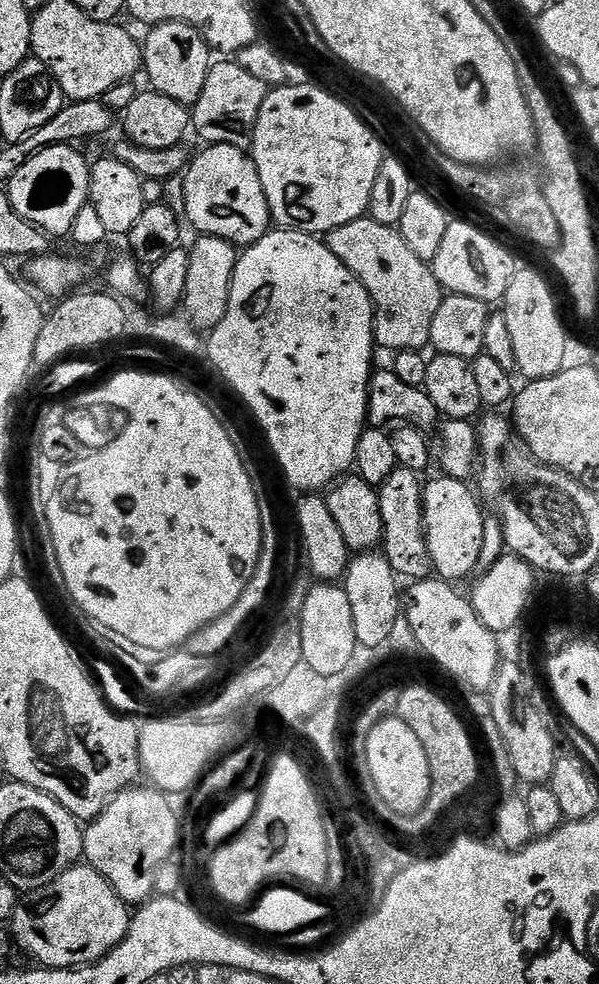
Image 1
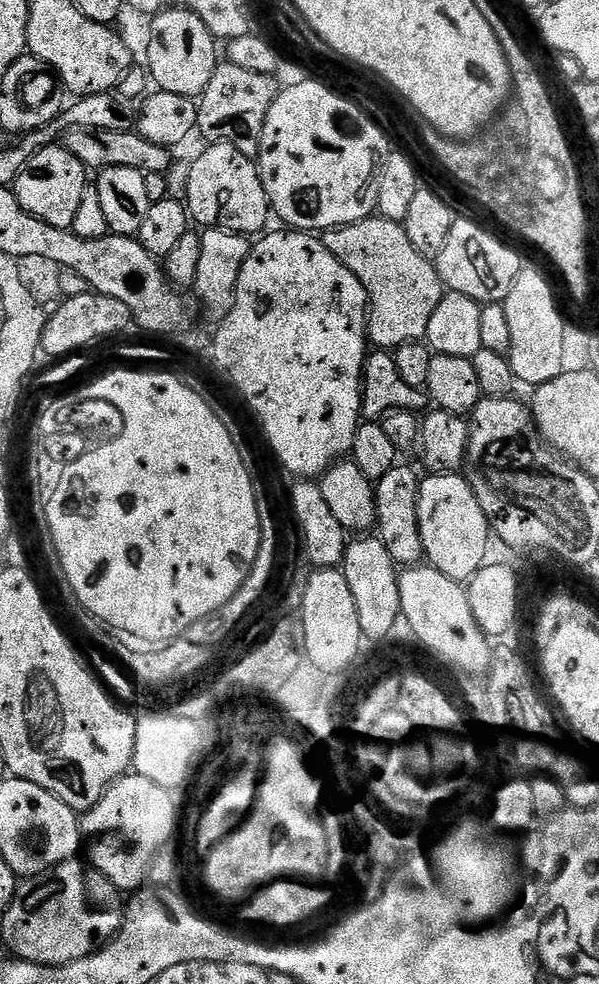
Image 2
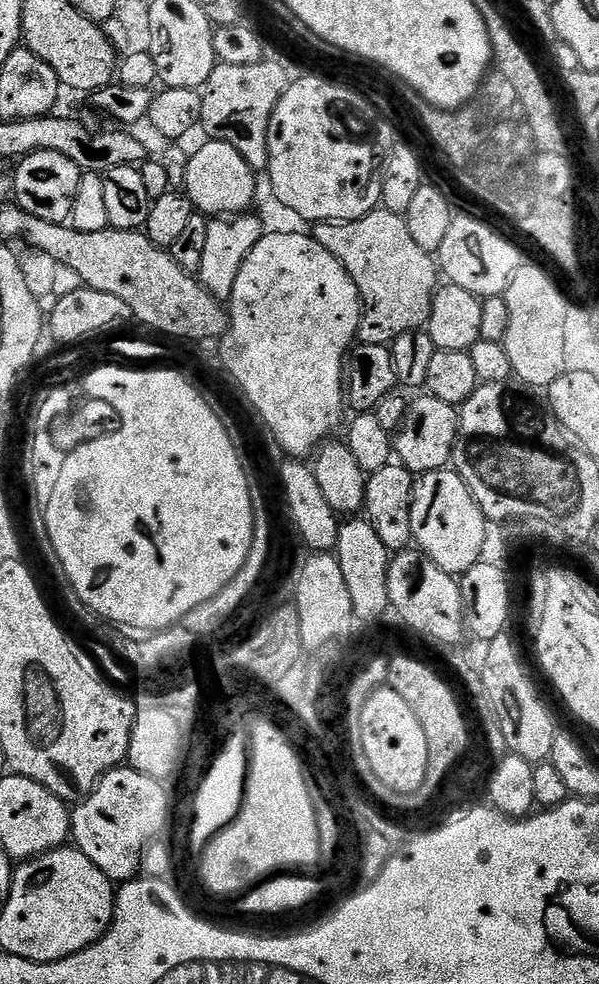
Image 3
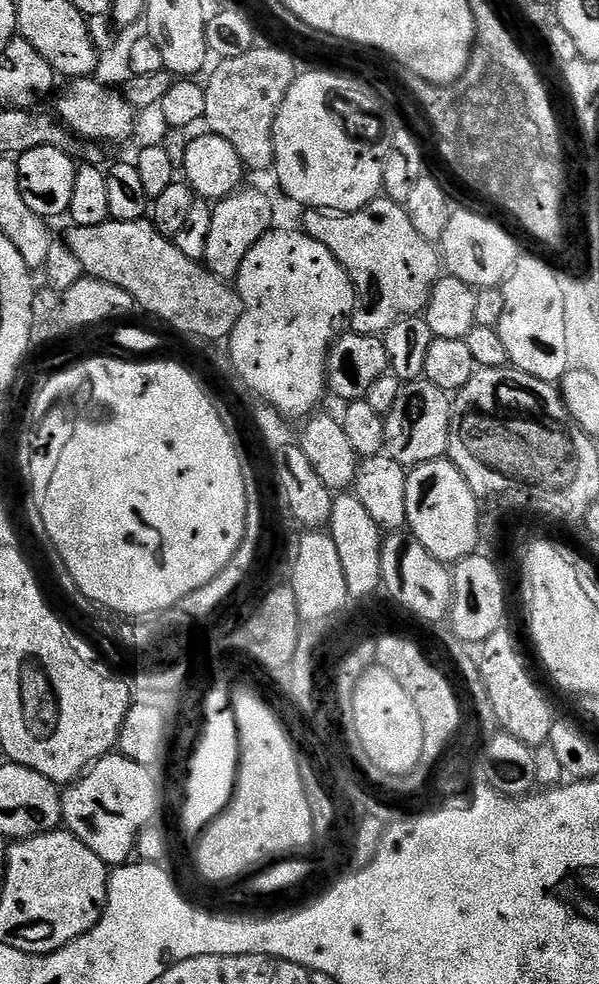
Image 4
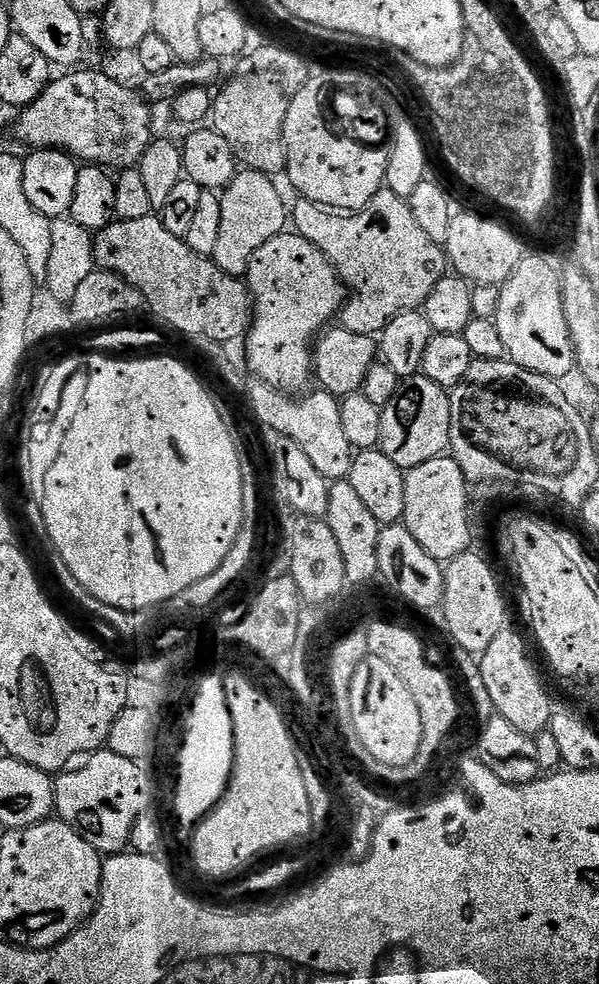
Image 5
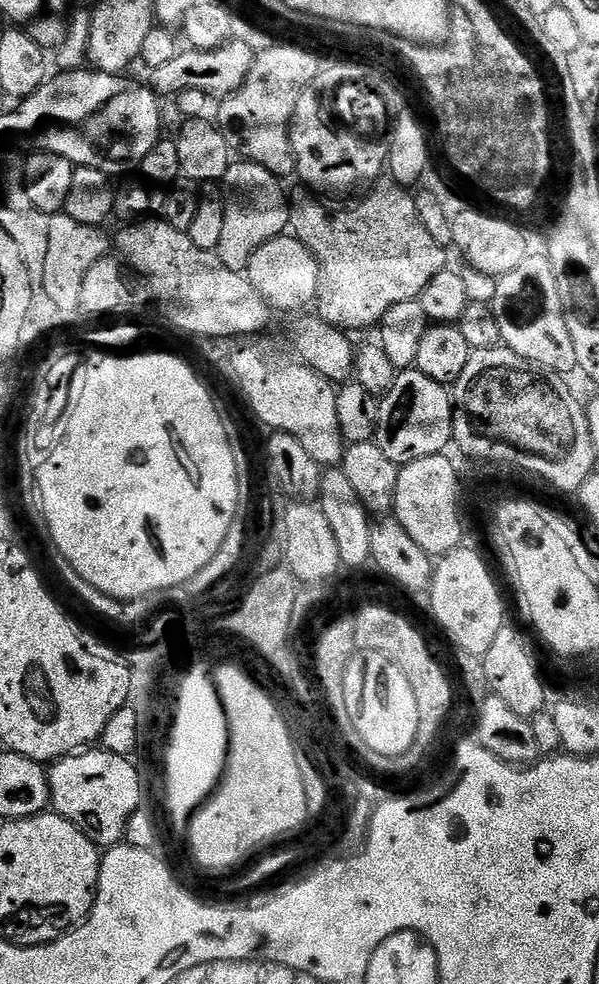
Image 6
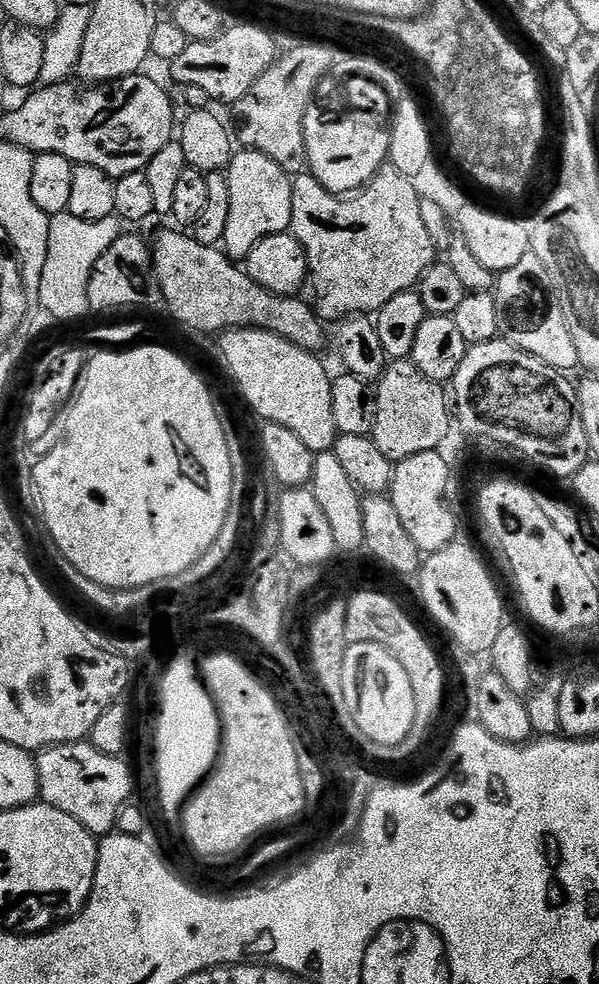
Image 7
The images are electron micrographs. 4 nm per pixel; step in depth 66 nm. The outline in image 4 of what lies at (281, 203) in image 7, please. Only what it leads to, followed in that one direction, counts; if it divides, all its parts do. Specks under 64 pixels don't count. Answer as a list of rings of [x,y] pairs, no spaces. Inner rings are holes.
[[[241,187],[225,200],[215,201],[210,222],[210,238],[206,241],[203,263],[214,275],[225,282],[235,281],[246,254],[254,247],[254,242],[267,232],[273,231],[272,200],[256,188]]]

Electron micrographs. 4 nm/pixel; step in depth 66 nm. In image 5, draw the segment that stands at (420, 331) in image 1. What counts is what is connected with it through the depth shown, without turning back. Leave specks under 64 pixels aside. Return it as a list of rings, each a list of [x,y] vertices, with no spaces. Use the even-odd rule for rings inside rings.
[[[386,186],[380,189],[380,193],[361,212],[353,212],[351,214],[337,214],[335,211],[323,208],[321,204],[315,204],[303,198],[297,199],[297,201],[297,204],[293,203],[290,208],[291,227],[294,229],[296,235],[306,238],[314,246],[318,246],[318,250],[322,250],[326,254],[326,258],[332,263],[334,270],[339,274],[340,281],[344,283],[346,289],[346,299],[342,311],[339,313],[338,320],[343,328],[353,331],[354,334],[375,337],[377,334],[383,332],[384,327],[390,321],[398,318],[398,314],[419,309],[426,302],[426,298],[430,298],[430,290],[434,290],[434,286],[438,286],[440,279],[449,271],[450,265],[445,249],[439,244],[430,242],[429,236],[420,229],[418,221],[414,219],[414,214],[410,210],[407,199],[394,194]]]

